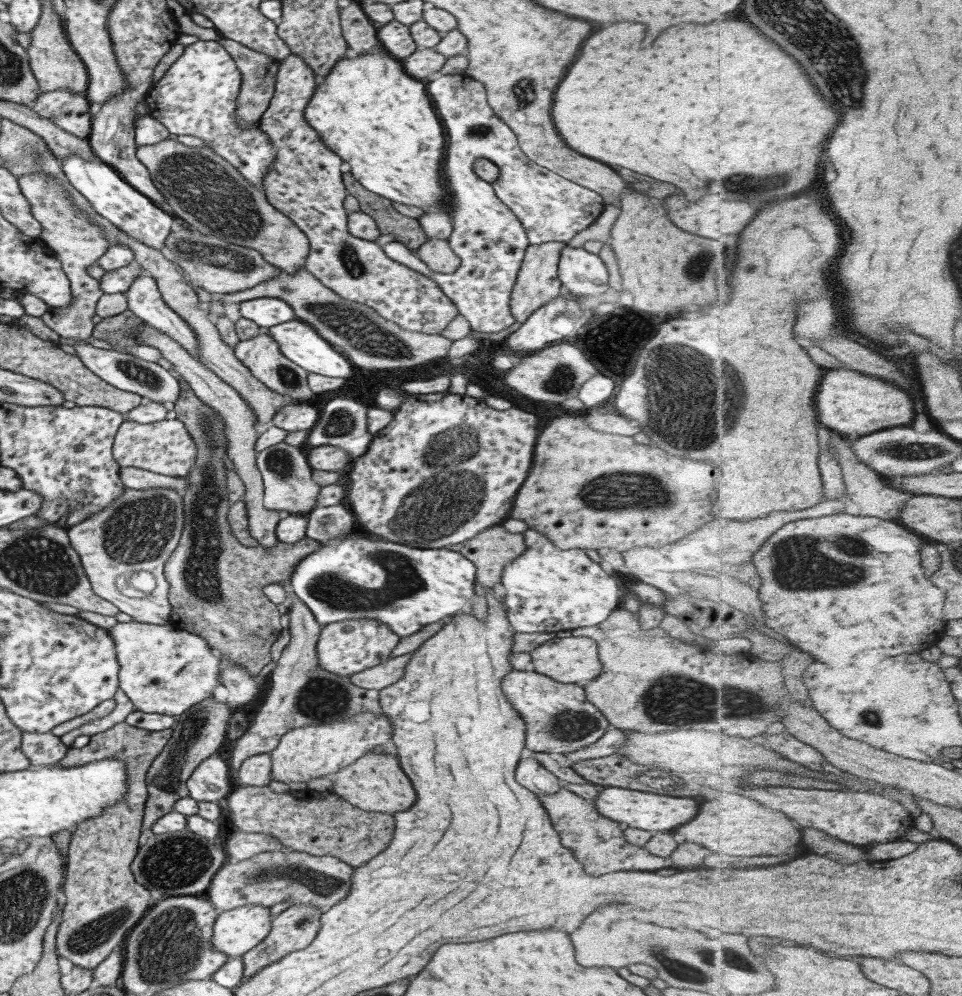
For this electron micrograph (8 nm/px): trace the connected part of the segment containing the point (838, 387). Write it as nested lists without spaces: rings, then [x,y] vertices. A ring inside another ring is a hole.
[[[852,368],[829,369],[822,379],[815,402],[818,402],[820,421],[836,433],[852,440],[894,426],[910,424],[918,418],[914,412],[914,400],[906,394],[906,390],[890,386],[889,382],[886,384],[882,379]]]

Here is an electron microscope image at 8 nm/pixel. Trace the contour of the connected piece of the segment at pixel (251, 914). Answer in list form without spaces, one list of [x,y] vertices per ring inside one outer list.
[[[250,903],[244,906],[218,914],[213,924],[212,944],[229,957],[242,957],[245,952],[260,944],[270,932],[274,917],[270,914],[270,907]]]

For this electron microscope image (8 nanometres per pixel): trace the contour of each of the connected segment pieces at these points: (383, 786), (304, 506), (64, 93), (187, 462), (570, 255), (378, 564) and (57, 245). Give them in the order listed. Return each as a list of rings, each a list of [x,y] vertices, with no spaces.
[[[368,752],[334,774],[332,788],[334,794],[365,811],[384,812],[394,816],[395,812],[407,811],[414,804],[414,800],[417,800],[411,780],[399,765],[397,755],[392,753]]]
[[[284,441],[257,452],[257,467],[263,478],[265,493],[263,505],[268,510],[287,515],[308,516],[317,507],[321,486],[314,482],[313,468],[308,464],[306,449],[286,444]]]
[[[57,89],[38,95],[31,109],[77,138],[87,139],[90,135],[92,117],[85,96],[70,93],[68,89]]]
[[[123,419],[120,433],[113,440],[113,457],[121,467],[134,467],[156,474],[186,478],[195,465],[197,448],[185,424],[176,419],[139,423]]]
[[[568,244],[562,249],[558,263],[561,284],[573,296],[586,296],[592,290],[610,290],[609,272],[600,255],[597,256]]]
[[[354,530],[320,543],[316,552],[302,558],[290,577],[296,596],[308,606],[323,627],[344,620],[378,620],[387,624],[400,638],[418,632],[423,626],[470,612],[475,594],[474,563],[454,548],[420,549],[392,542],[374,542]]]
[[[34,173],[31,175],[19,176],[18,182],[21,188],[22,194],[26,196],[28,204],[30,204],[30,211],[36,217],[36,220],[40,221],[43,231],[38,238],[44,242],[47,246],[48,251],[54,256],[58,257],[61,262],[62,270],[66,273],[68,281],[71,284],[71,293],[73,294],[72,302],[66,308],[49,308],[42,316],[40,320],[44,321],[46,326],[49,326],[56,334],[64,339],[74,339],[74,341],[86,341],[93,334],[95,327],[92,321],[92,316],[95,315],[96,302],[103,292],[101,289],[101,280],[90,276],[87,268],[97,262],[97,260],[106,254],[109,247],[109,242],[101,229],[99,224],[93,223],[91,218],[82,210],[75,211],[64,185],[55,183],[55,180],[50,176],[46,176],[44,173]]]

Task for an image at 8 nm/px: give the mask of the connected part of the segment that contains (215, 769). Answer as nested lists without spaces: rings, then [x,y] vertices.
[[[217,753],[204,759],[187,780],[189,797],[198,802],[216,802],[227,798],[230,788],[230,770]]]

